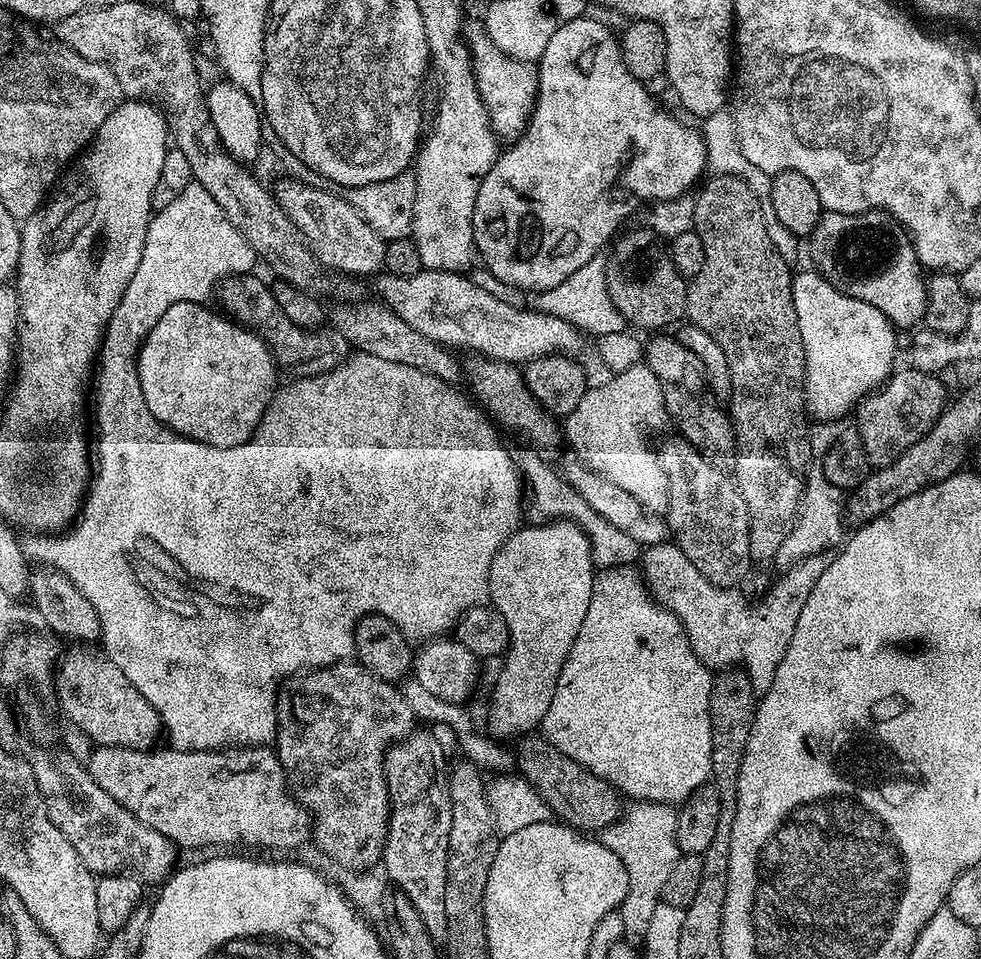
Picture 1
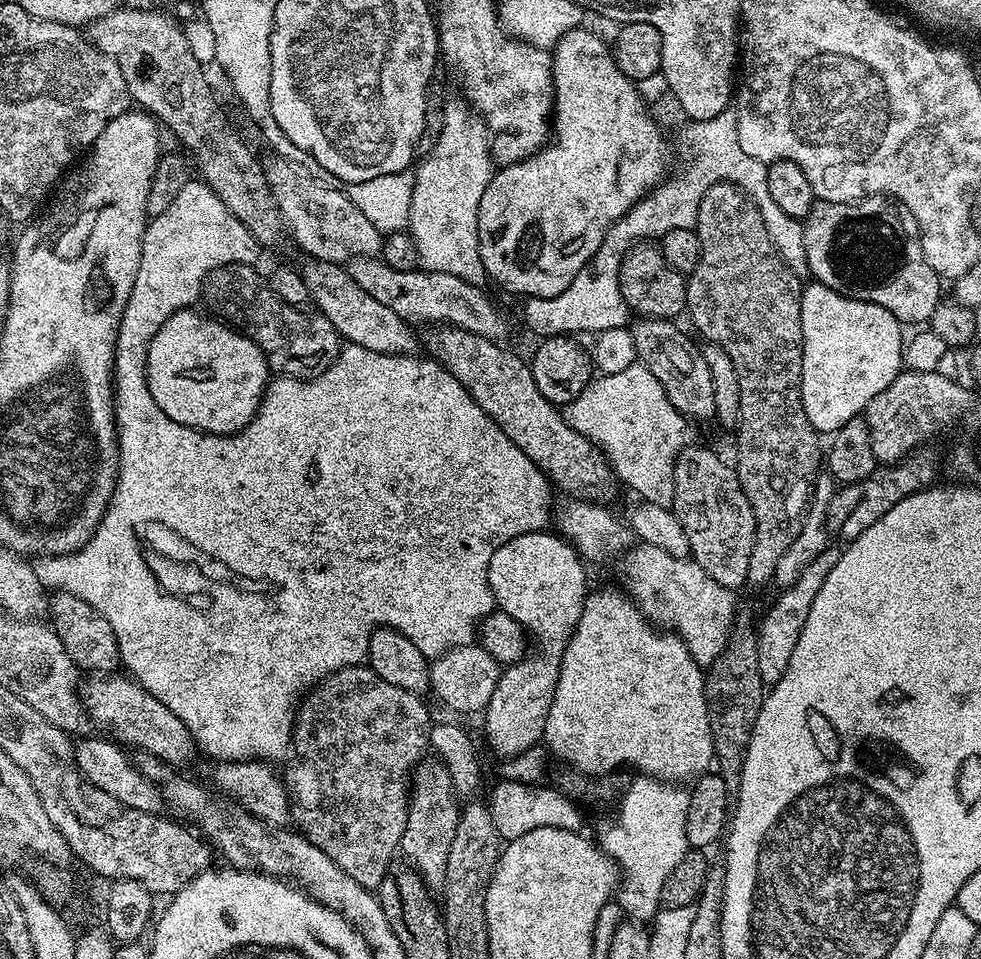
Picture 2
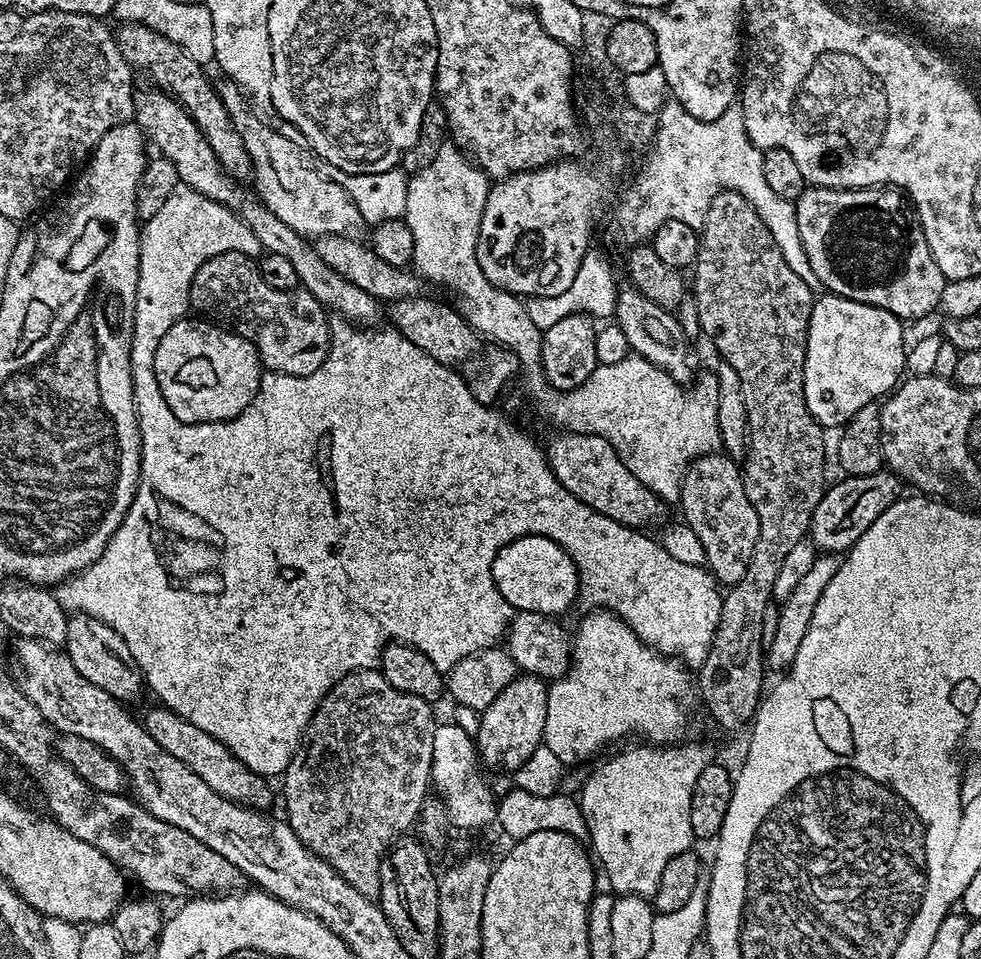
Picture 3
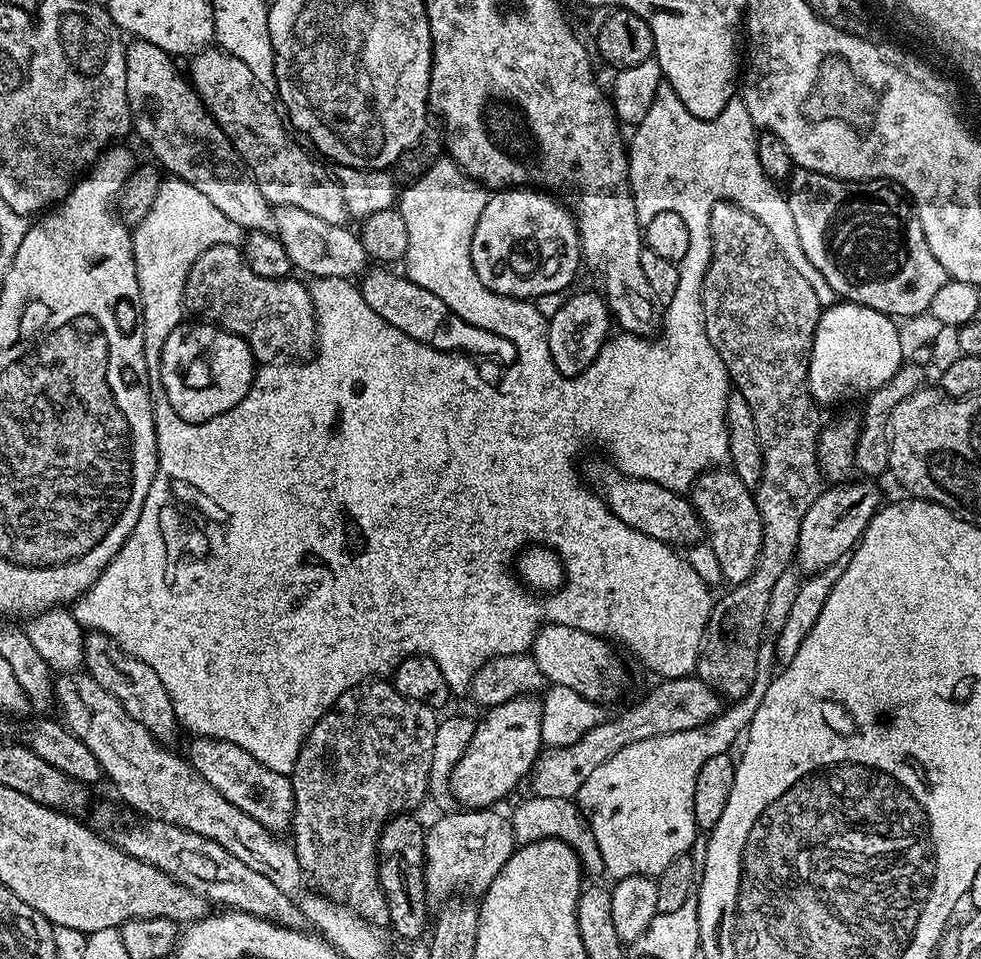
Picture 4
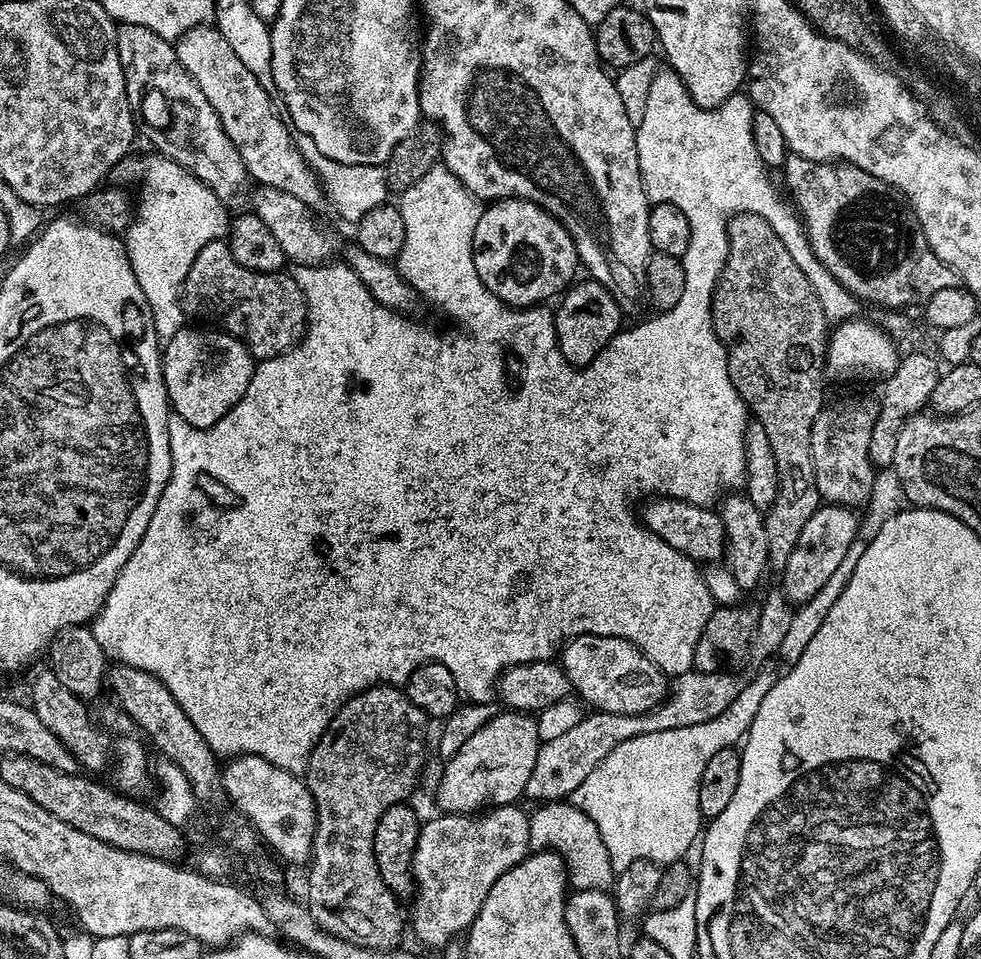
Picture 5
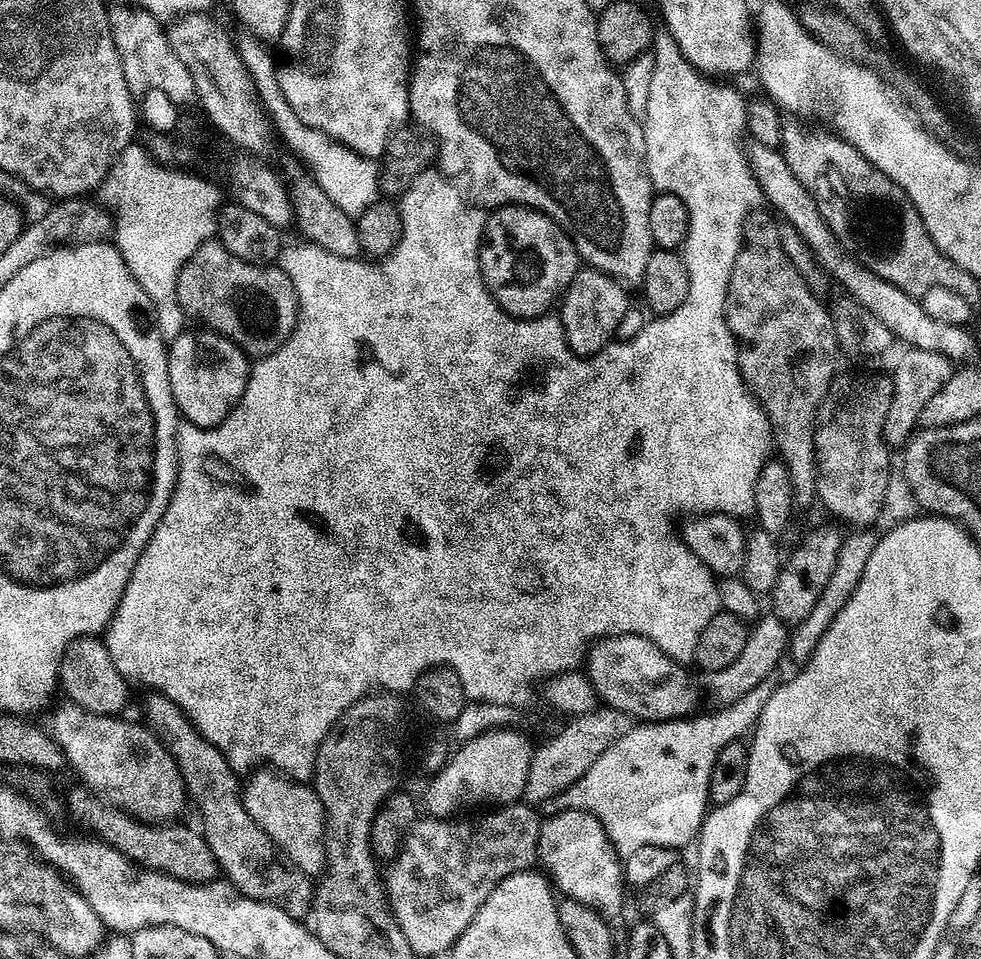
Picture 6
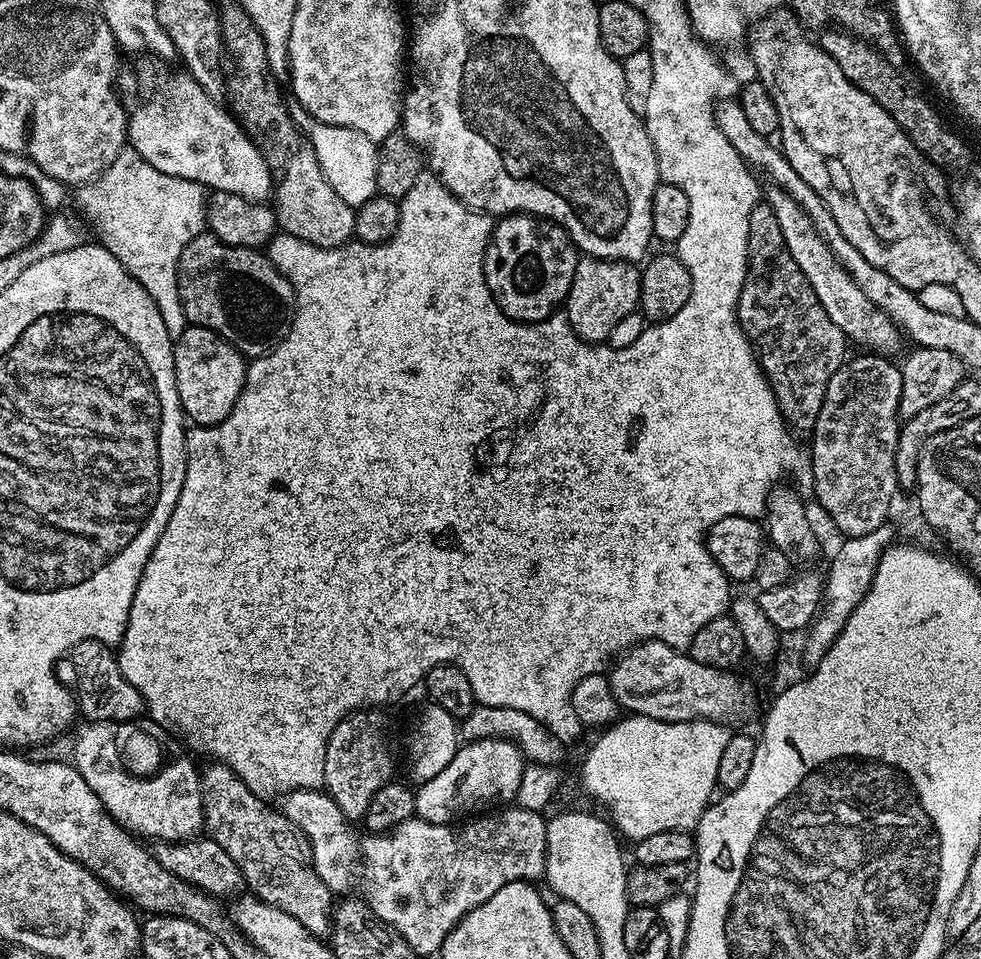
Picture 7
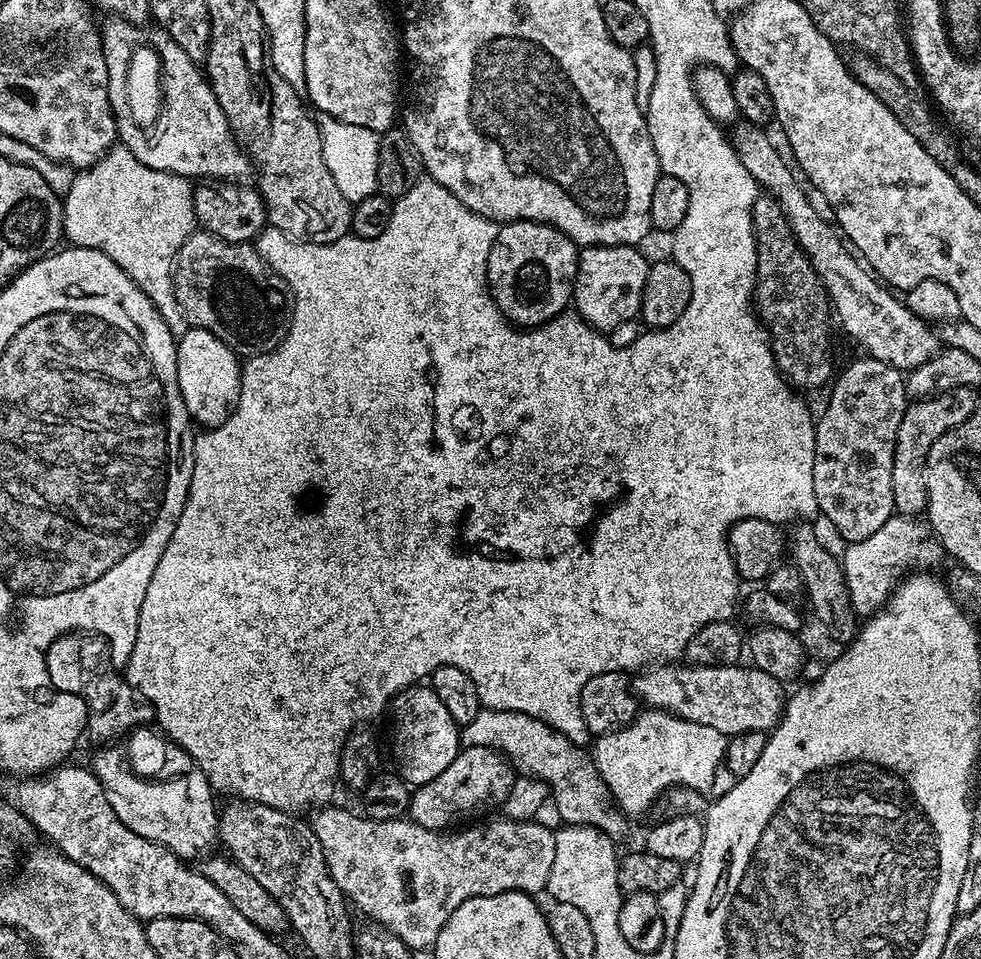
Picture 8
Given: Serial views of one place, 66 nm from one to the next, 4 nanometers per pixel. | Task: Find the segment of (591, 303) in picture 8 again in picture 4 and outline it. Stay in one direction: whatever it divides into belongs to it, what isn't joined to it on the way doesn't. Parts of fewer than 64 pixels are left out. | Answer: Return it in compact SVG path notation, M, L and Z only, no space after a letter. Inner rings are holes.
M599 291L575 292L571 293L573 296L556 313L551 313L548 322L550 354L560 373L569 378L582 374L592 365L594 358L598 358L598 354L608 343L613 331L611 328L614 328L608 302Z

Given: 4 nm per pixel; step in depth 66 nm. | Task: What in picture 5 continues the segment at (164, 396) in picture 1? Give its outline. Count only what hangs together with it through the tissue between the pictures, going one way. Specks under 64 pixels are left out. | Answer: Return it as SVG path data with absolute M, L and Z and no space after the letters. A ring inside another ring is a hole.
M185 326L174 334L162 348L164 365L164 385L168 391L168 402L171 411L190 422L192 428L209 428L221 420L232 407L246 394L246 386L250 386L250 378L254 367L254 358L241 340L235 340L223 330L209 330L204 326L191 328Z

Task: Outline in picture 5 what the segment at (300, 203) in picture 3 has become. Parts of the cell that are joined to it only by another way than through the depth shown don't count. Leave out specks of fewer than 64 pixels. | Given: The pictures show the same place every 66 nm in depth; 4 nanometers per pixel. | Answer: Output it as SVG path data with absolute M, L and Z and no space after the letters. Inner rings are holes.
M200 24L194 30L186 30L174 44L178 62L198 82L198 90L206 94L206 102L214 106L230 142L242 154L242 162L248 167L249 177L257 185L265 184L274 190L286 190L294 194L298 202L316 206L325 199L323 188L316 172L304 160L296 148L296 141L285 117L276 113L269 89L263 88L246 70L246 65L234 54L230 42L212 24ZM285 124L285 125L284 125ZM289 132L289 133L288 133Z

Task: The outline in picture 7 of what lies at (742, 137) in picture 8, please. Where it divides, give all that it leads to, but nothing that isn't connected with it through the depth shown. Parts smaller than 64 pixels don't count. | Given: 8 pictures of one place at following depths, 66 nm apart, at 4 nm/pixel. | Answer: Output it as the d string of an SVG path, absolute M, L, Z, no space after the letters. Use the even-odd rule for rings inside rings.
M775 186L769 189L766 203L774 210L778 226L782 226L786 250L790 250L790 258L798 262L798 270L806 274L806 282L810 282L814 294L818 294L818 302L822 302L822 310L826 310L830 322L834 322L834 326L838 326L838 330L842 330L844 337L853 345L861 344L864 347L861 349L869 353L893 354L898 351L902 333L896 323L885 312L878 310L878 306L874 306L874 302L870 302L862 290L858 290L858 282L854 282L854 278L850 278L850 274L846 274L846 270L836 261L830 246L818 234L816 224L810 222L806 210L802 210L802 206L798 206L788 192Z

